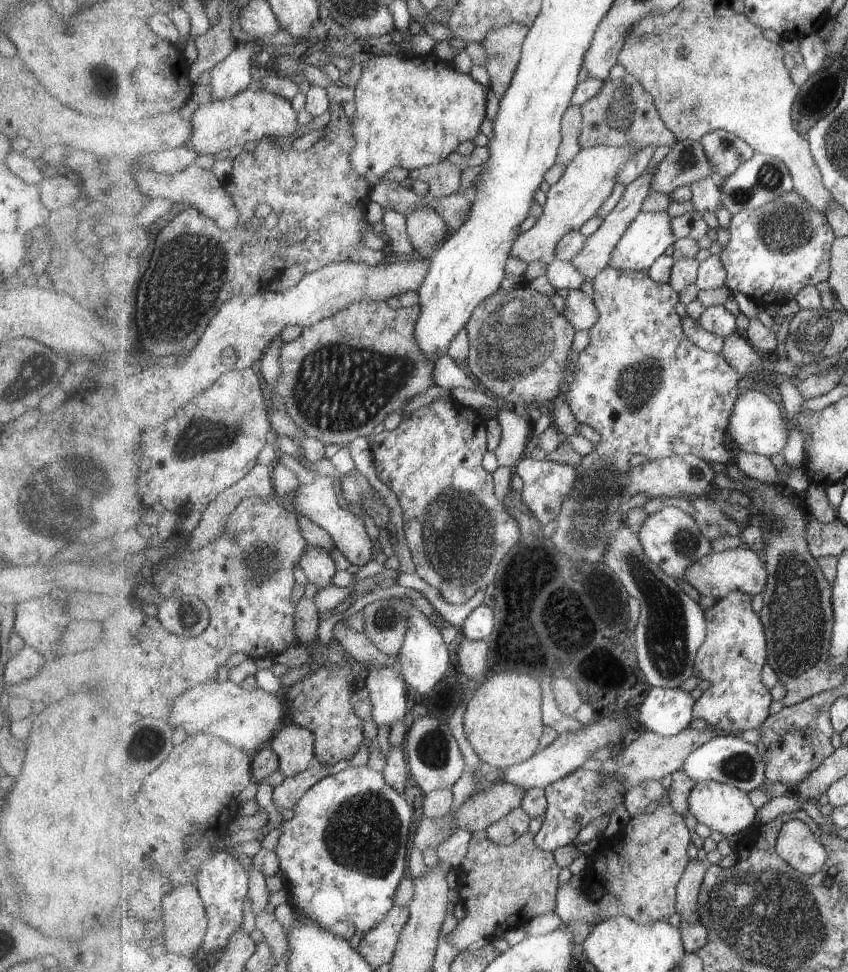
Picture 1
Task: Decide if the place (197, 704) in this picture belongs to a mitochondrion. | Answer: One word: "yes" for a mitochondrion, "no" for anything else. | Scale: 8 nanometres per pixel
no

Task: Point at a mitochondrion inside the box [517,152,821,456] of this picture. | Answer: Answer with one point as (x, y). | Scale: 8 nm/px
(639, 383)

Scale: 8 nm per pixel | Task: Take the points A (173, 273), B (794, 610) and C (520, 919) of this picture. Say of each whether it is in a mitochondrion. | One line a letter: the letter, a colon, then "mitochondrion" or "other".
A: mitochondrion
B: mitochondrion
C: other

